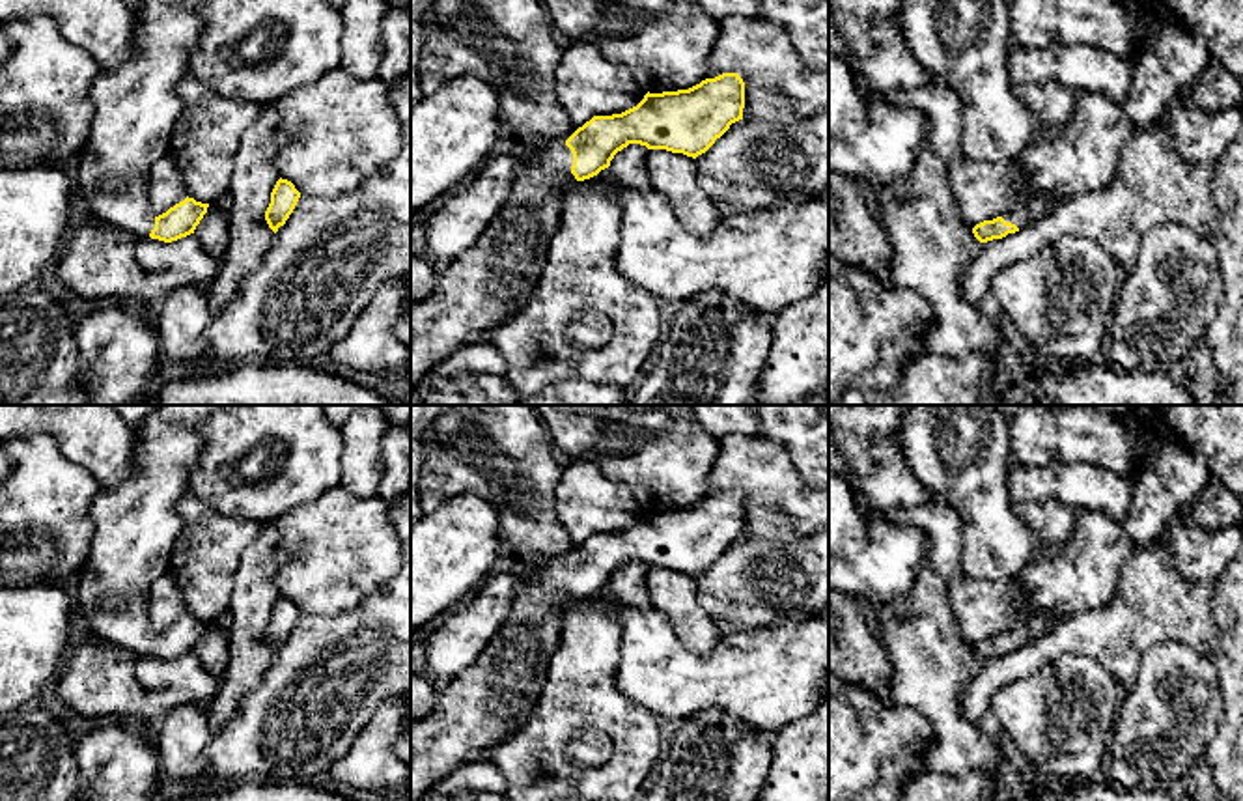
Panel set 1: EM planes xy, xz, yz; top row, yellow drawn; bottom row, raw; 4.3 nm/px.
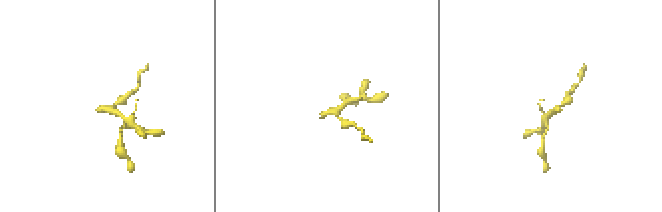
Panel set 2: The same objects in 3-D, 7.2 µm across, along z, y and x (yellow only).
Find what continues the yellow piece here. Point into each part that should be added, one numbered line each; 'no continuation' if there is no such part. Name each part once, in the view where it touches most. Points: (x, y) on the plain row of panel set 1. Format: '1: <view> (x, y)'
1: xz (484, 704)

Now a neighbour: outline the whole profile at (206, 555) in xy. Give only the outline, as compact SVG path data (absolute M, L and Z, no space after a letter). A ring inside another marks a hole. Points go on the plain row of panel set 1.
M192 491L181 495L175 510L183 530L172 547L170 573L181 588L187 612L202 622L228 618L241 555L258 540L263 525L222 515Z

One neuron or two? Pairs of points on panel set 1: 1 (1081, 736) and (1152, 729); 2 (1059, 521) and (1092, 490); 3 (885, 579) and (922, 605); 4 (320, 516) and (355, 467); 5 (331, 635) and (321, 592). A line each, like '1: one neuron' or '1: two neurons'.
1: two neurons
2: two neurons
3: two neurons
4: two neurons
5: two neurons

